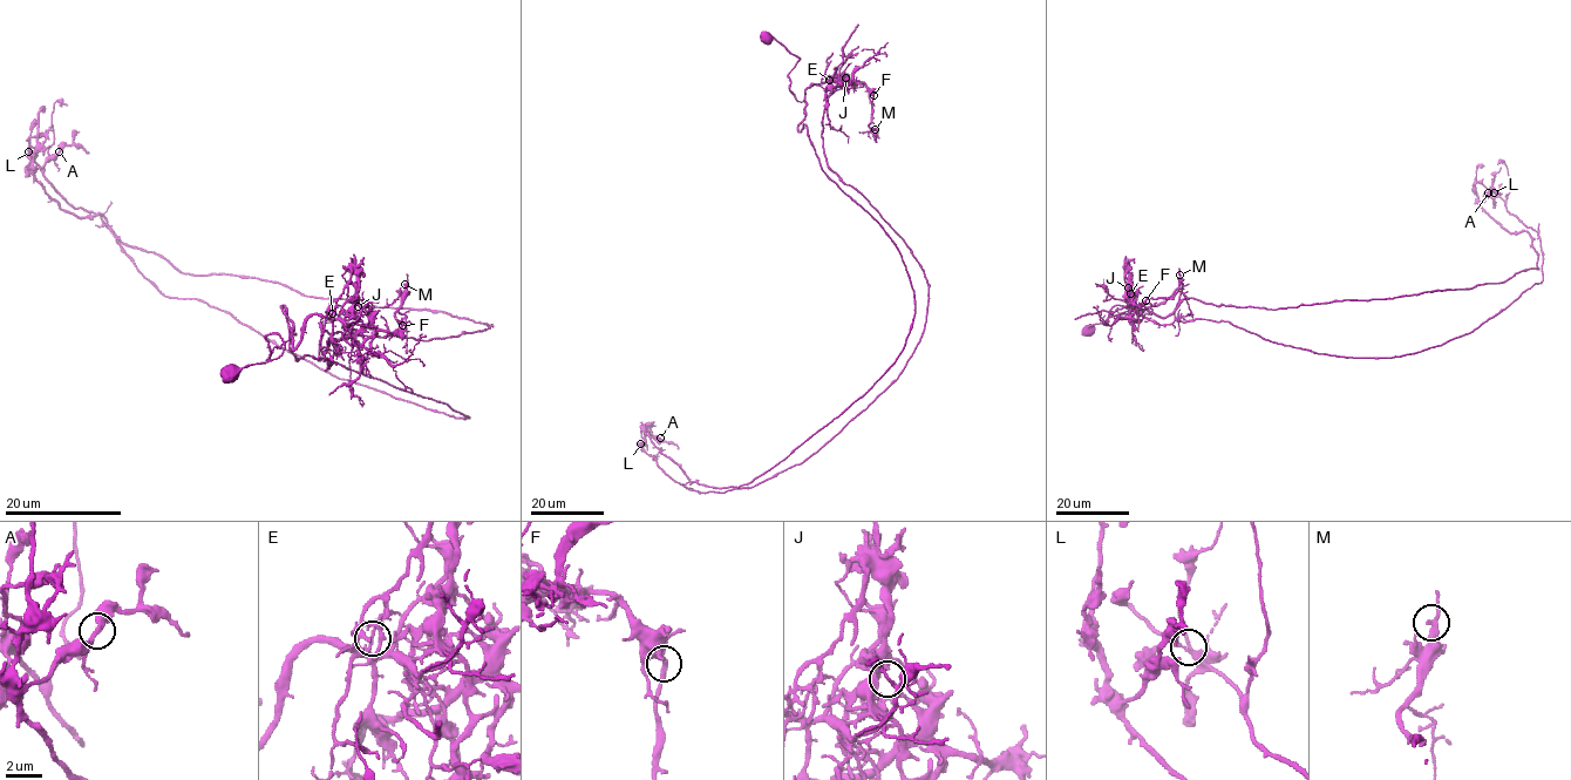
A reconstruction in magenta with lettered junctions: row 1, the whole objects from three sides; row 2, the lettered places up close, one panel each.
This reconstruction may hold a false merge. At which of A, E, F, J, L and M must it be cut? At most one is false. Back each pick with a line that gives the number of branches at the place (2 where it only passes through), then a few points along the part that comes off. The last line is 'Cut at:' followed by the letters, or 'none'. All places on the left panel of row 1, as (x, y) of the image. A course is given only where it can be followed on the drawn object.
J: Branches: 2. Course of the part to remove: (359, 306), (368, 320), (321, 353), (321, 323), (419, 340), (491, 325), (126, 246), (34, 176), (41, 110)
Cut at: J

